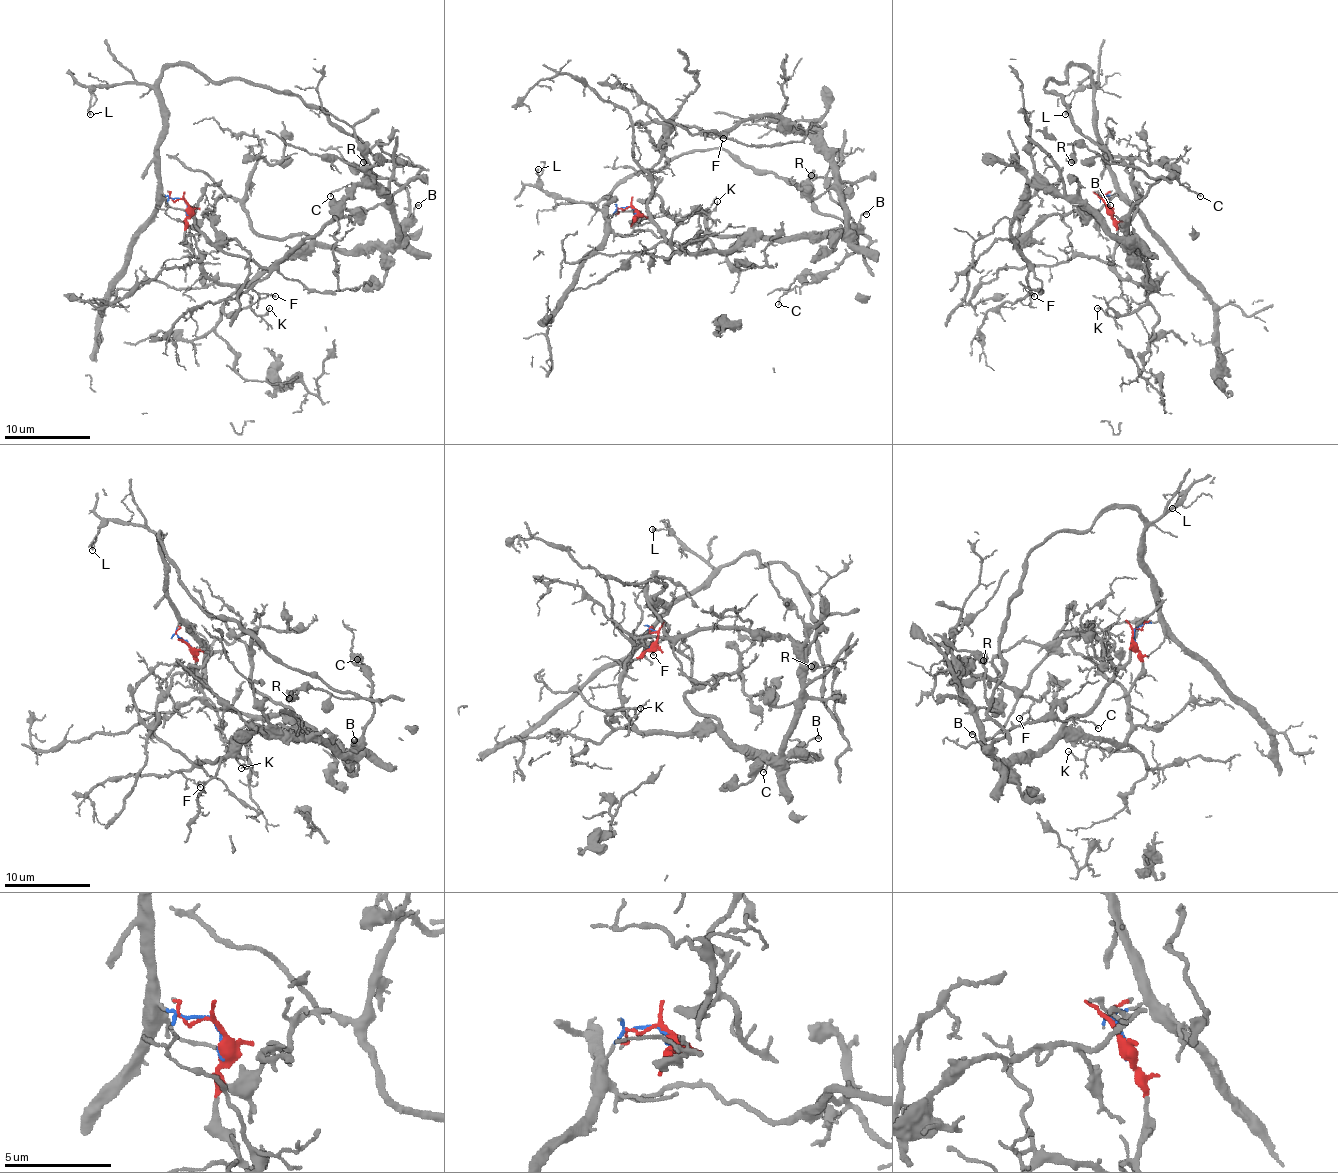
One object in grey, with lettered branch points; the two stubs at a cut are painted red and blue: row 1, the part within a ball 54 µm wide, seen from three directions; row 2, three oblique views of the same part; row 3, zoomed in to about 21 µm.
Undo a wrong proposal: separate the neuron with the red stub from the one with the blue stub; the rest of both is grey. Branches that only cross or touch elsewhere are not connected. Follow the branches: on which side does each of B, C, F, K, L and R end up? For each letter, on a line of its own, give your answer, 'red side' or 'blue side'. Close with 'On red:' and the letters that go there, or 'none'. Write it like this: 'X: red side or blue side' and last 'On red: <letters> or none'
B: red side
C: red side
F: red side
K: red side
L: blue side
R: blue side
On red: B, C, F, K

